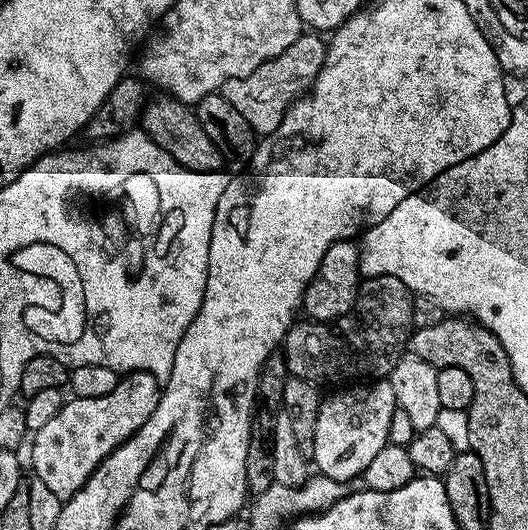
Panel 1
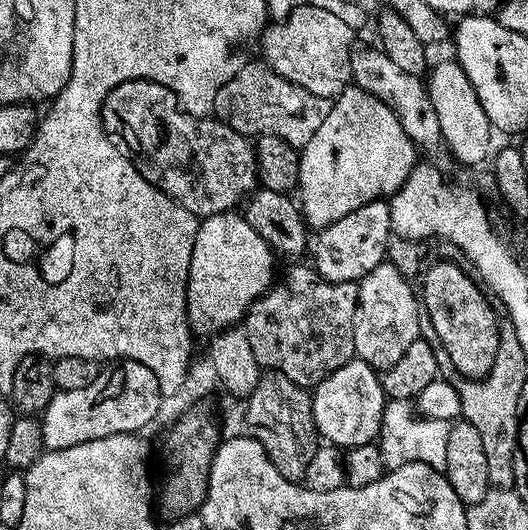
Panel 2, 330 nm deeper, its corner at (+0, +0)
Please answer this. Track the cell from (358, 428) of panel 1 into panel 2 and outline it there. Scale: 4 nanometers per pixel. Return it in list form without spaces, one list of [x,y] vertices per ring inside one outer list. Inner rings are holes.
[[[354,358],[346,366],[338,366],[338,370],[311,389],[310,395],[316,431],[327,443],[347,450],[371,444],[379,437],[386,403],[384,386],[377,369],[364,360]]]

